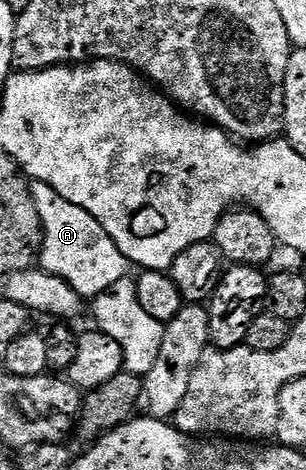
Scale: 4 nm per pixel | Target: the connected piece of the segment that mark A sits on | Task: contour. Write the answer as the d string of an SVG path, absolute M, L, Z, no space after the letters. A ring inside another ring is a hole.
M30 182L29 191L33 194L41 223L39 263L42 270L68 281L83 299L96 298L105 289L130 274L129 259L118 249L116 241L99 221L91 217L85 209L59 197L55 189L51 189L51 185L46 183Z

